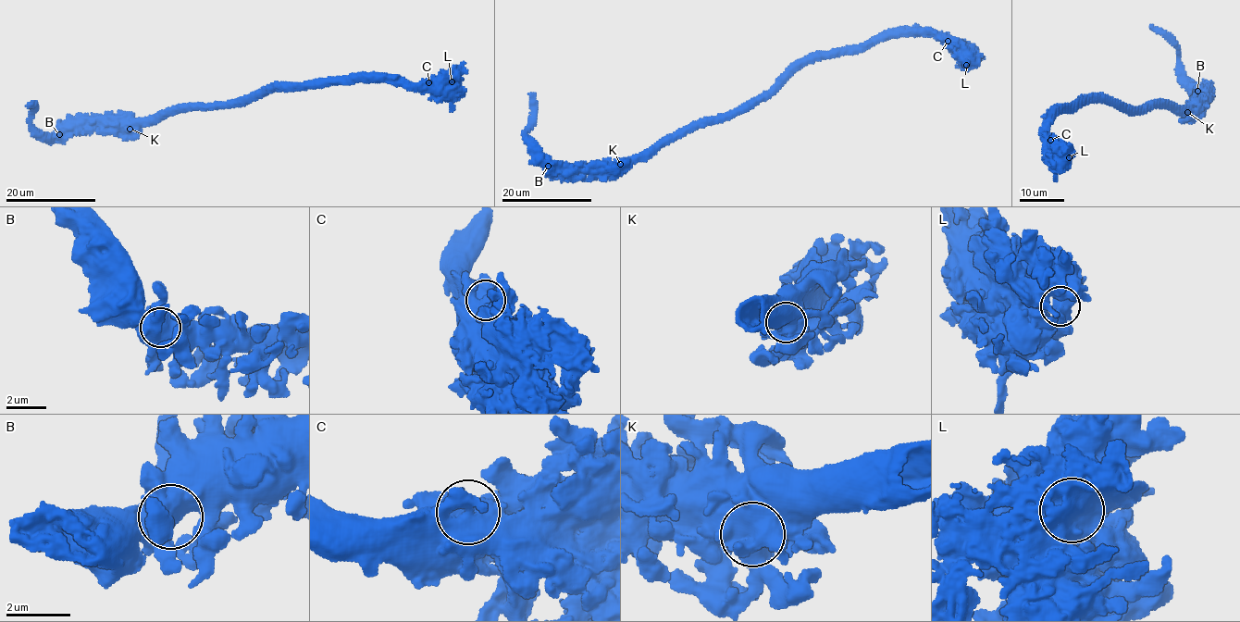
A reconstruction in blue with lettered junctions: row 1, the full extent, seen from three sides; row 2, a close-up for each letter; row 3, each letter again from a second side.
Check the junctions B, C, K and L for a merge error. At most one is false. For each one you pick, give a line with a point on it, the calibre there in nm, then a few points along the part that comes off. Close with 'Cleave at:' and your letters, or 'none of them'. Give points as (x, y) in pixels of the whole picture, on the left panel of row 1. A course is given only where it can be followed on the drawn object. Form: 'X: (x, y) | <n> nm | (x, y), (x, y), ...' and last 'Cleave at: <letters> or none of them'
Cleave at: none of them

